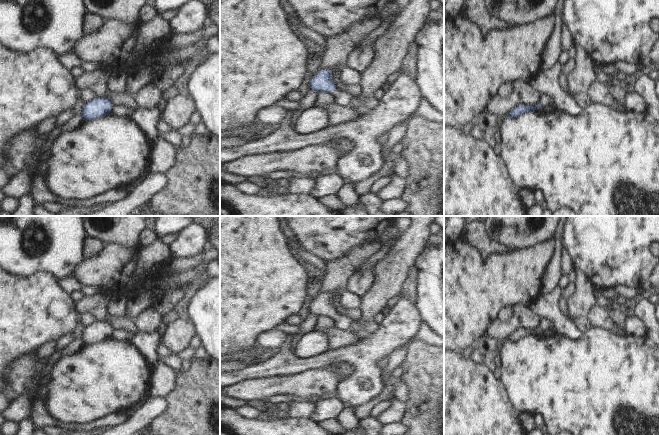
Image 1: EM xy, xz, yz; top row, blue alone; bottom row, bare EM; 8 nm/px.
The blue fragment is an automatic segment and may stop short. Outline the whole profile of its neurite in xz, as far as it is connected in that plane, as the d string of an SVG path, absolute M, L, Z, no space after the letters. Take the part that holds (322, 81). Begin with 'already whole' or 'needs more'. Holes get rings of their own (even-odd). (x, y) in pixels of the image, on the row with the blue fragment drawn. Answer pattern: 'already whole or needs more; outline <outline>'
needs more; outline M319 70L309 82L309 87L317 92L328 92L332 95L334 103L340 106L348 106L353 96L343 90L339 90L332 81L330 70Z

